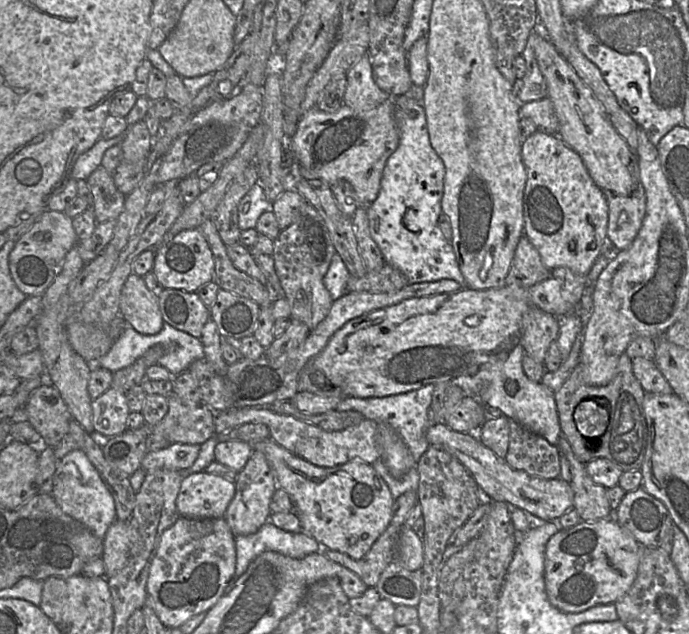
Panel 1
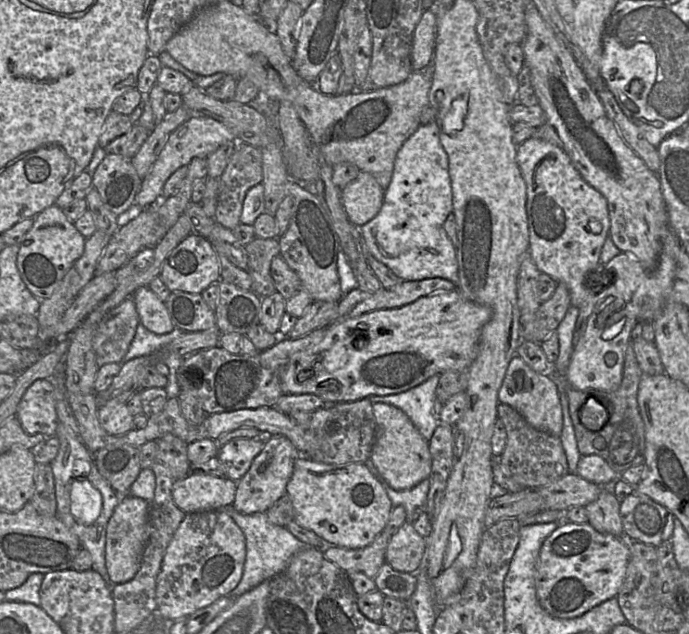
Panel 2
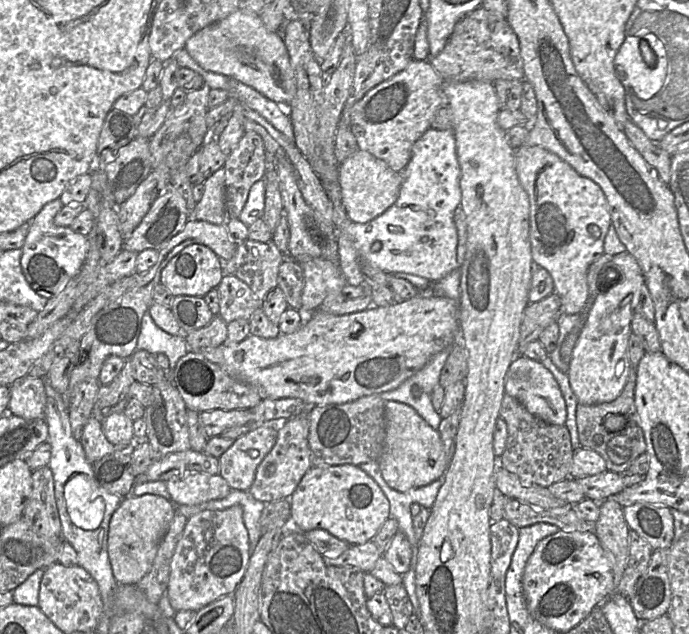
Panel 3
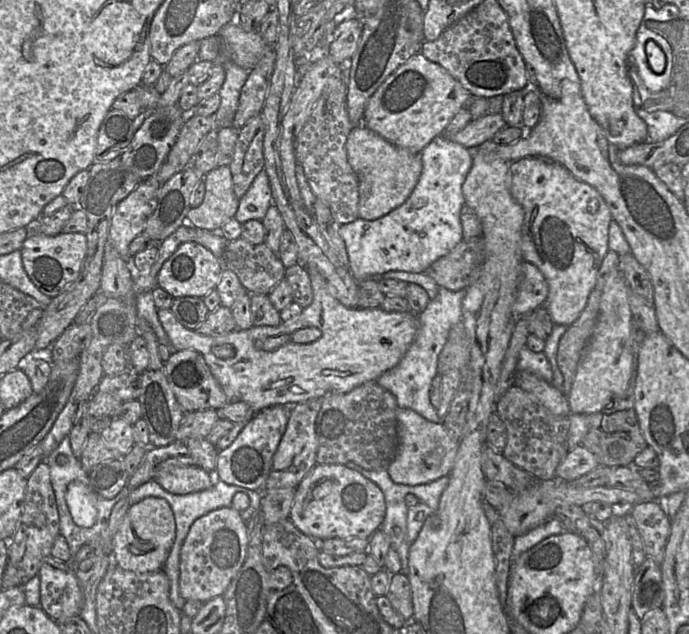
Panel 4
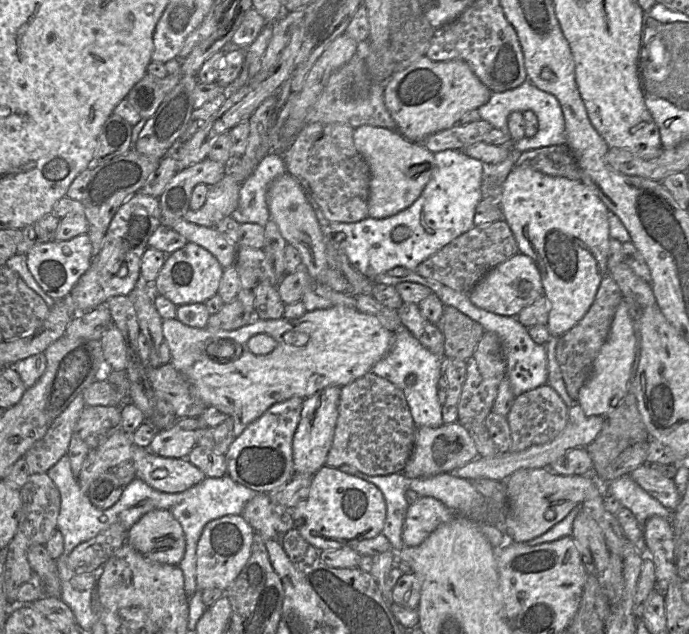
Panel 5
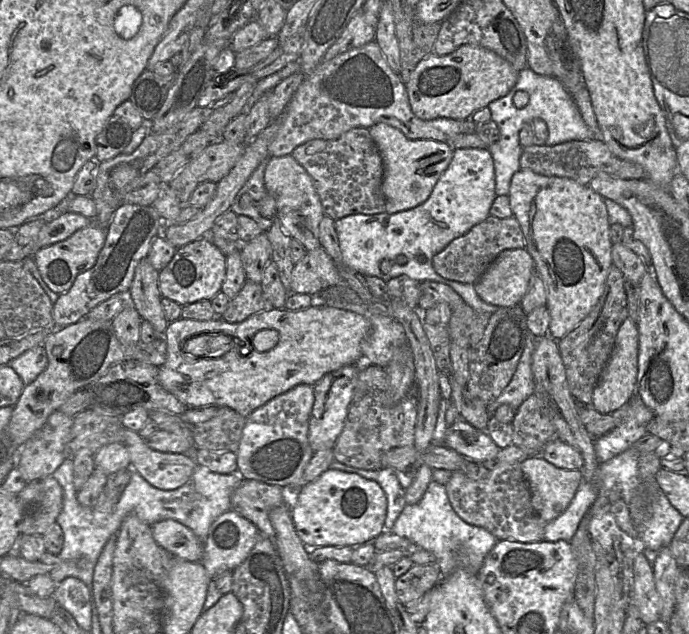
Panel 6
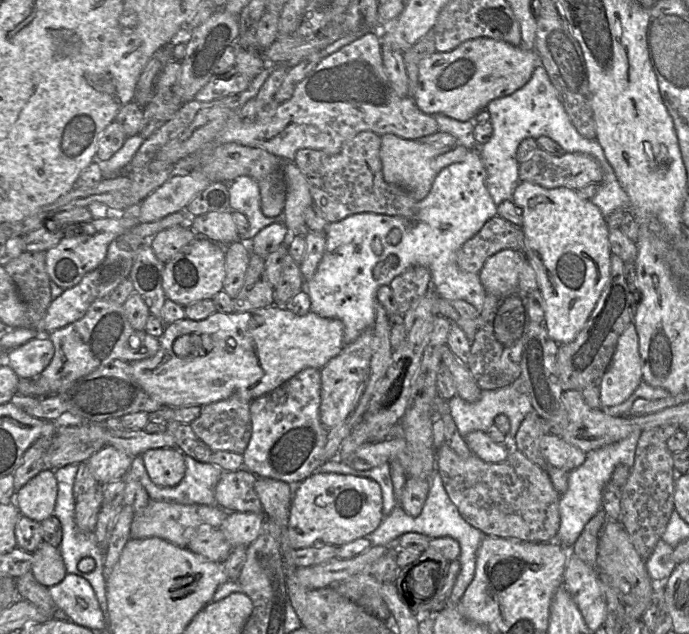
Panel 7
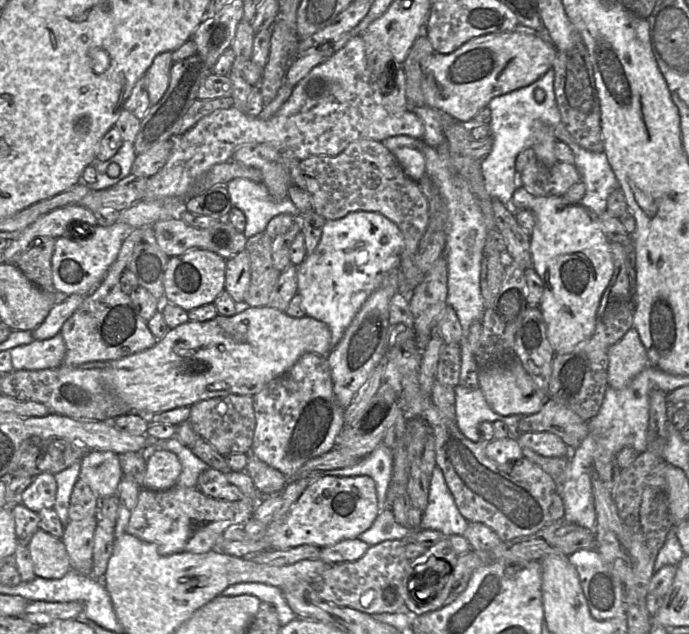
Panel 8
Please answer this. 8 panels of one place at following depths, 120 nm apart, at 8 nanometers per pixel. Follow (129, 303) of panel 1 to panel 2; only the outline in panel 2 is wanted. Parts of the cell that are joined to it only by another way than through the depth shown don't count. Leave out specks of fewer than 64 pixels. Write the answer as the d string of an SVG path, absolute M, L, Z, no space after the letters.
M142 286L132 295L140 322L156 334L173 330L174 325L165 303L148 287Z

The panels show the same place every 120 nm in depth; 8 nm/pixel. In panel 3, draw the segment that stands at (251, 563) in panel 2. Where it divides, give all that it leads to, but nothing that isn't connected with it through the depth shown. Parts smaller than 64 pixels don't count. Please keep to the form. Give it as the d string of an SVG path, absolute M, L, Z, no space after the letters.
M231 489L222 499L214 499L196 505L174 505L174 510L187 519L204 510L224 510L233 505L240 505L243 509L243 523L247 529L251 549L258 543L263 528L260 525L261 512L264 502L256 500L248 490Z

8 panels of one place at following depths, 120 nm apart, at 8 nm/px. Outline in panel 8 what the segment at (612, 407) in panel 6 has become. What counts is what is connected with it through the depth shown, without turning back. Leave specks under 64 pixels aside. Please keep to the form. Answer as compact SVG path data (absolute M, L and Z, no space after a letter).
M631 327L616 344L607 350L608 386L620 390L631 383L649 361L638 332Z

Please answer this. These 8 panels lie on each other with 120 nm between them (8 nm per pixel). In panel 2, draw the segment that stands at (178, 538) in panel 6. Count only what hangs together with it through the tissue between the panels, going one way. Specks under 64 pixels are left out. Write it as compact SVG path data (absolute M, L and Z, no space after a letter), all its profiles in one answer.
M132 495L119 501L107 525L106 568L112 584L132 580L140 569L149 539L149 502Z

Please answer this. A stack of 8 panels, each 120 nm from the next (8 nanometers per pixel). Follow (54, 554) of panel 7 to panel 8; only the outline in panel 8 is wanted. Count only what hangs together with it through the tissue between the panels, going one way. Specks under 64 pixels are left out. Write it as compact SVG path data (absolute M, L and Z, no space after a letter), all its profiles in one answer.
M38 529L28 544L37 577L60 579L71 570L70 559L61 539Z

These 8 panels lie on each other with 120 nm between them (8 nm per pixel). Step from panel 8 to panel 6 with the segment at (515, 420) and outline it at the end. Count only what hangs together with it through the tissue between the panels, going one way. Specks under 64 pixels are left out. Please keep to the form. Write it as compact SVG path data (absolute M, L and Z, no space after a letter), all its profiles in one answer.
M531 332L527 333L525 347L511 381L499 397L486 406L489 417L494 416L496 409L503 404L516 411L530 395L534 394L531 364L536 338Z

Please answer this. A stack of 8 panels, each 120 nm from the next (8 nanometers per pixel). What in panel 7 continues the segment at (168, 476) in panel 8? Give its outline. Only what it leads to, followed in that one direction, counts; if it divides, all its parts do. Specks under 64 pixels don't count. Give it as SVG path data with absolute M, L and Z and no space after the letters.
M154 448L142 455L145 469L154 484L174 487L184 478L184 454L178 448Z

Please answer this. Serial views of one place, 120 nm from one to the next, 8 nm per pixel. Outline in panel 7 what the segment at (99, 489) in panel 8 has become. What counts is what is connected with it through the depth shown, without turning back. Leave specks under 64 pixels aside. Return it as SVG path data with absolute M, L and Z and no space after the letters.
M106 445L92 455L86 463L100 484L123 478L129 471L131 456L113 446Z

